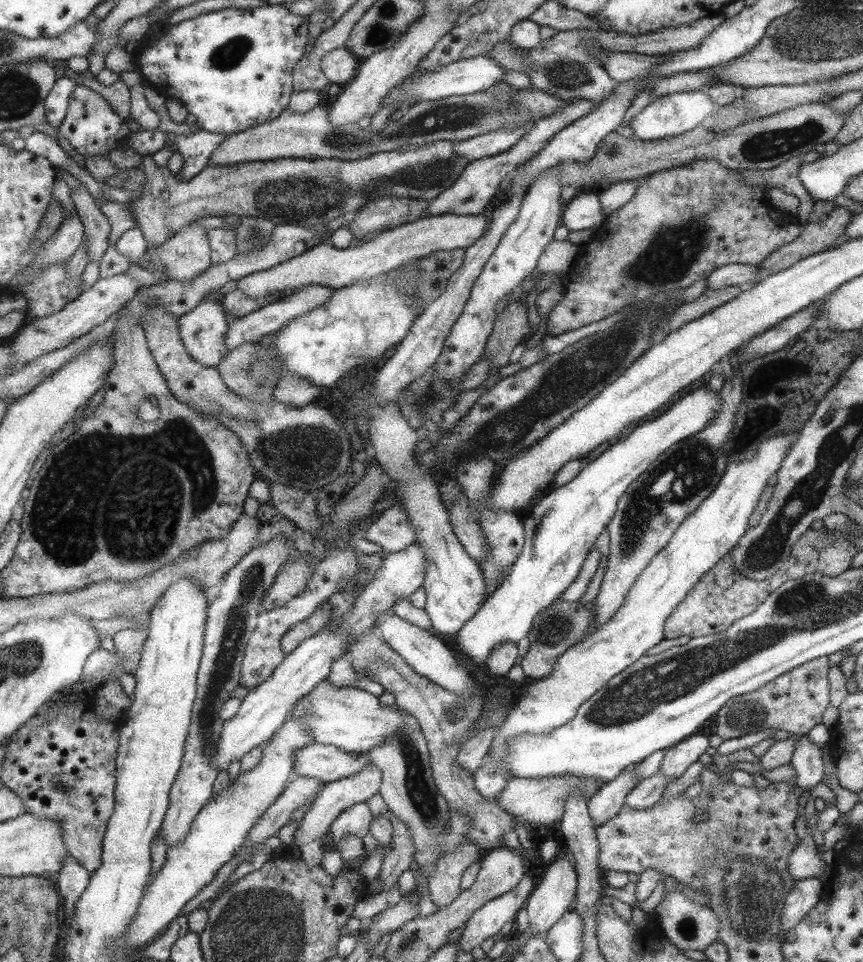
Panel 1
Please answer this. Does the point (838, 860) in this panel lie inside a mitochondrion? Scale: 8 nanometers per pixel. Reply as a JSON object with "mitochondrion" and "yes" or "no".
{"mitochondrion":"no"}

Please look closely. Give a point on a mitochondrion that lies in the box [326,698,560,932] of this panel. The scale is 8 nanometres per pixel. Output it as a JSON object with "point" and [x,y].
{"point":[423,796]}

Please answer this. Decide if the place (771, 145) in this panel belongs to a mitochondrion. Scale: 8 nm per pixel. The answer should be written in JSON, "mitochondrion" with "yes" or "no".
{"mitochondrion":"yes"}

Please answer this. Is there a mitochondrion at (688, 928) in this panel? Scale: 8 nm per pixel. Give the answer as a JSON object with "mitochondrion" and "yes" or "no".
{"mitochondrion":"yes"}

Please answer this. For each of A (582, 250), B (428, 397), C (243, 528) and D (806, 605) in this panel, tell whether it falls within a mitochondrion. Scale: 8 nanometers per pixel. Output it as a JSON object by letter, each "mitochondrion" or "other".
{"A":"other","B":"mitochondrion","C":"other","D":"mitochondrion"}

